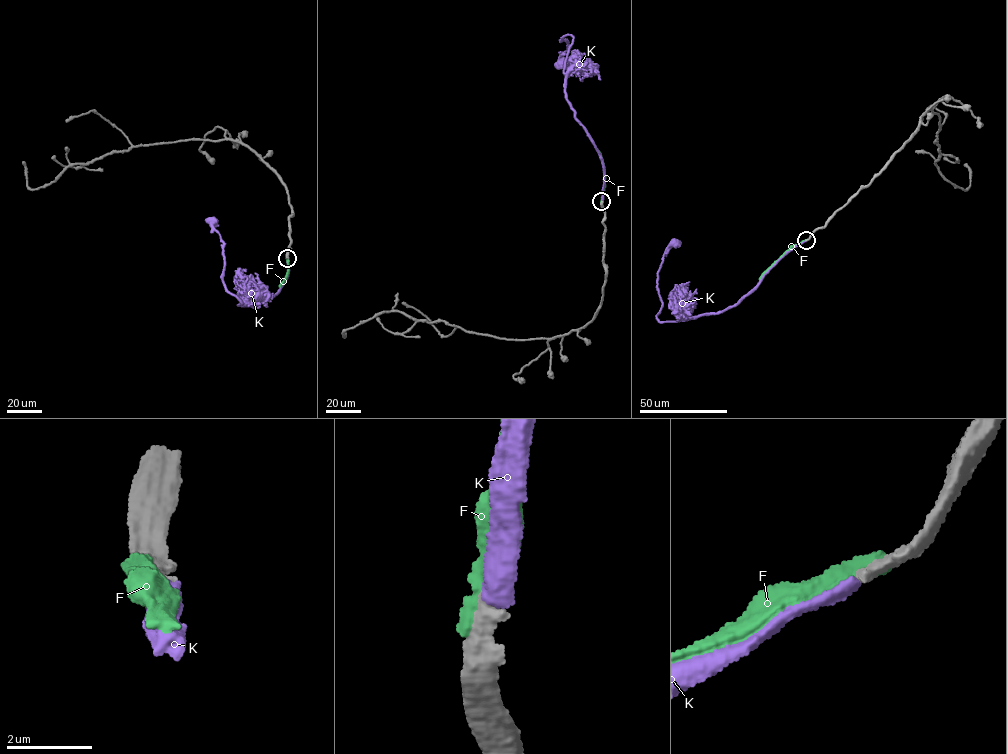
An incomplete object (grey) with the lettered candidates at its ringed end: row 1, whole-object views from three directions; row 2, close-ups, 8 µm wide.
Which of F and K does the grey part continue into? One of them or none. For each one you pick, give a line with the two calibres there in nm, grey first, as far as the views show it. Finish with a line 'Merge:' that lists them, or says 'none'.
K: 380/440 nm
Merge: K

